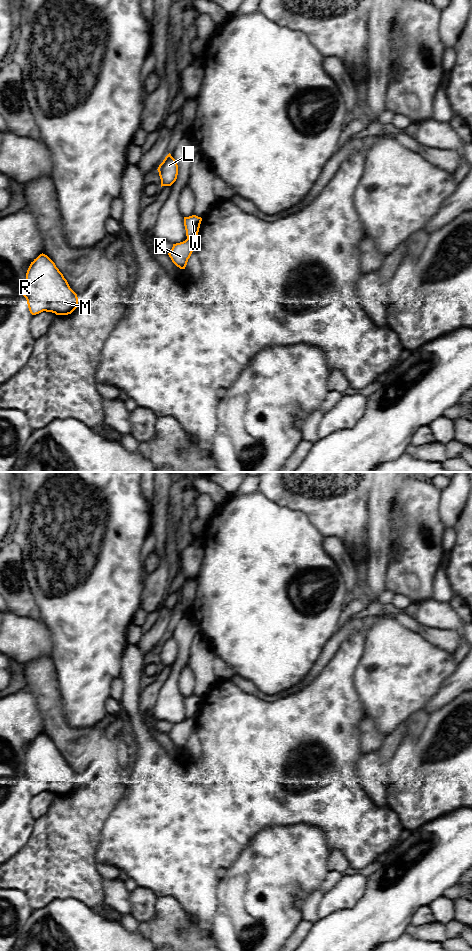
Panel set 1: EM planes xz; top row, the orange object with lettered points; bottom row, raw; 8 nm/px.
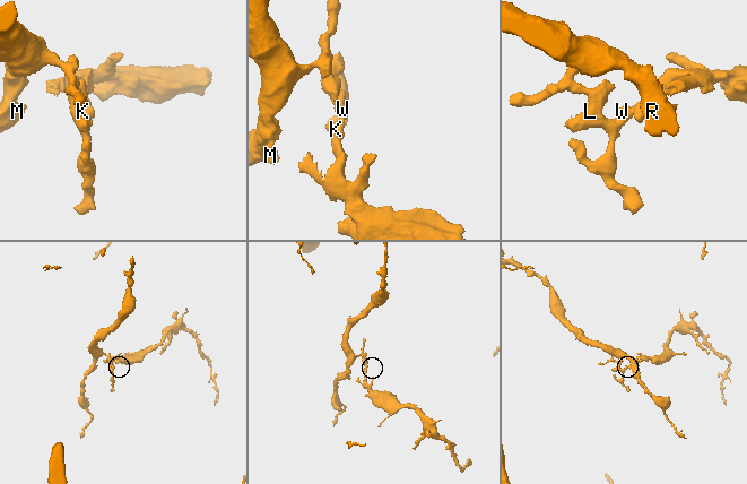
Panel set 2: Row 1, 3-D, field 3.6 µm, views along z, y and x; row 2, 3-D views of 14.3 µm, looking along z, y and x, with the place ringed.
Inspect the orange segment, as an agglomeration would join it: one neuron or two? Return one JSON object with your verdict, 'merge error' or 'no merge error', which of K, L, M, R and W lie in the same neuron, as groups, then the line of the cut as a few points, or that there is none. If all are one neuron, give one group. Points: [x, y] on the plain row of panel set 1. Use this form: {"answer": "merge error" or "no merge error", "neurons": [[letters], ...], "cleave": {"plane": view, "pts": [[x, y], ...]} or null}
{"answer": "merge error", "neurons": [["K"], ["L", "M", "R", "W"]], "cleave": {"plane": "xz", "pts": [[187, 717], [194, 720]]}}

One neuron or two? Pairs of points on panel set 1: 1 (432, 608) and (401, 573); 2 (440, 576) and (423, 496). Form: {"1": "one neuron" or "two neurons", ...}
{"1": "two neurons", "2": "two neurons"}

